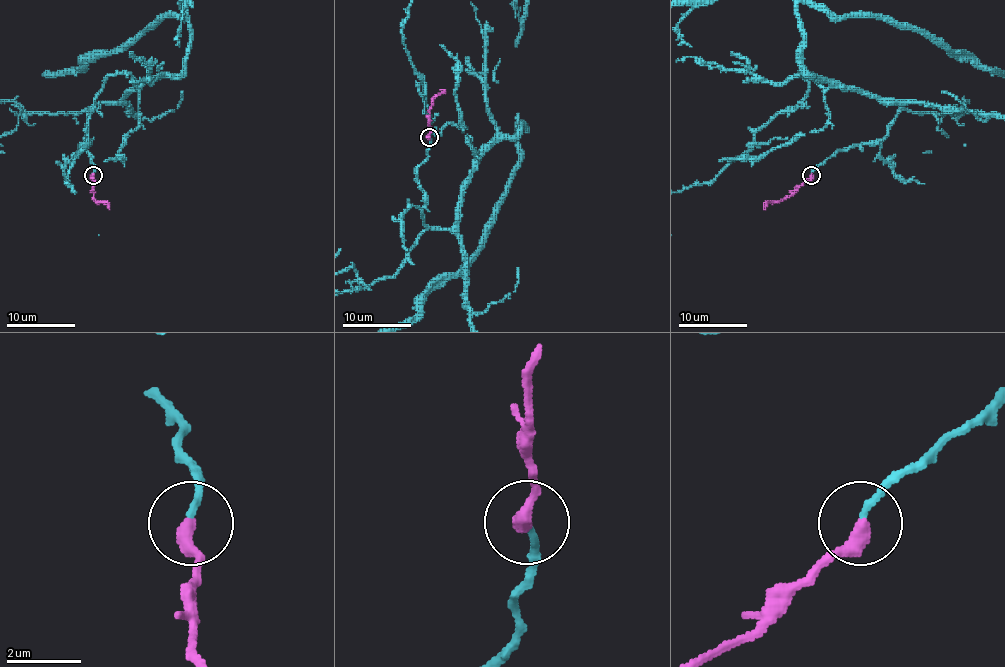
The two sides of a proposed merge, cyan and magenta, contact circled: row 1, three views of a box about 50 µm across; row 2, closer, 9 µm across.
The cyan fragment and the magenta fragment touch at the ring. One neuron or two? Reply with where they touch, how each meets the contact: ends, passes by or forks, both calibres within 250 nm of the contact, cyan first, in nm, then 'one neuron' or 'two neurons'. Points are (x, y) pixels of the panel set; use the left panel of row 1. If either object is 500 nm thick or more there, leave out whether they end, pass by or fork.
at (93, 175); cyan ends there; magenta ends there; 160 nm thick on the cyan side, 420 nm on the other; one neuron

